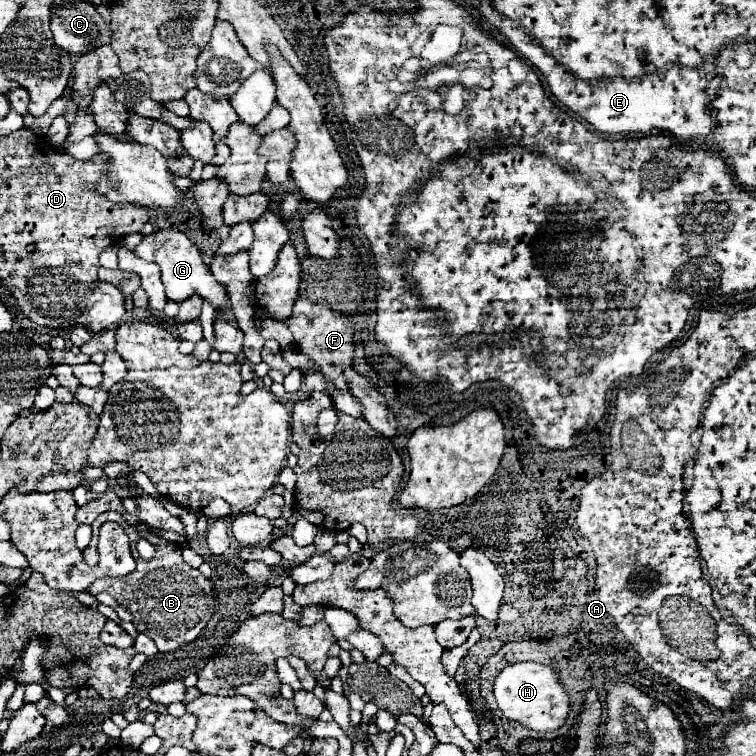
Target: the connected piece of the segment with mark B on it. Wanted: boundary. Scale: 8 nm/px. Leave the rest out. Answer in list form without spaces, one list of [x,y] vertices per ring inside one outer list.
[[[104,512],[96,518],[96,522],[92,522],[92,539],[90,546],[84,550],[84,560],[88,564],[96,564],[100,524],[108,522],[108,520],[118,522],[126,530],[126,534],[130,538],[134,560],[136,560],[136,570],[122,578],[100,578],[88,588],[88,592],[92,596],[96,596],[100,592],[108,592],[122,606],[130,608],[134,614],[136,630],[148,634],[156,642],[156,648],[160,652],[178,650],[178,648],[194,642],[200,636],[200,598],[208,598],[208,580],[202,574],[198,576],[198,570],[194,570],[182,562],[178,544],[158,538],[156,534],[144,536],[156,548],[154,558],[152,560],[140,558],[136,552],[136,542],[138,542],[136,530],[122,518],[122,514],[116,514],[116,512]]]

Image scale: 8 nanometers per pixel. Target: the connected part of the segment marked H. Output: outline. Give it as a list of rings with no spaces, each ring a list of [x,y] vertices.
[[[520,662],[520,664],[506,666],[496,676],[494,698],[498,702],[498,708],[502,710],[502,714],[508,720],[516,720],[516,722],[520,722],[532,730],[540,730],[540,732],[560,728],[570,710],[568,694],[558,684],[558,678],[552,672],[552,668],[536,664],[536,662]]]

